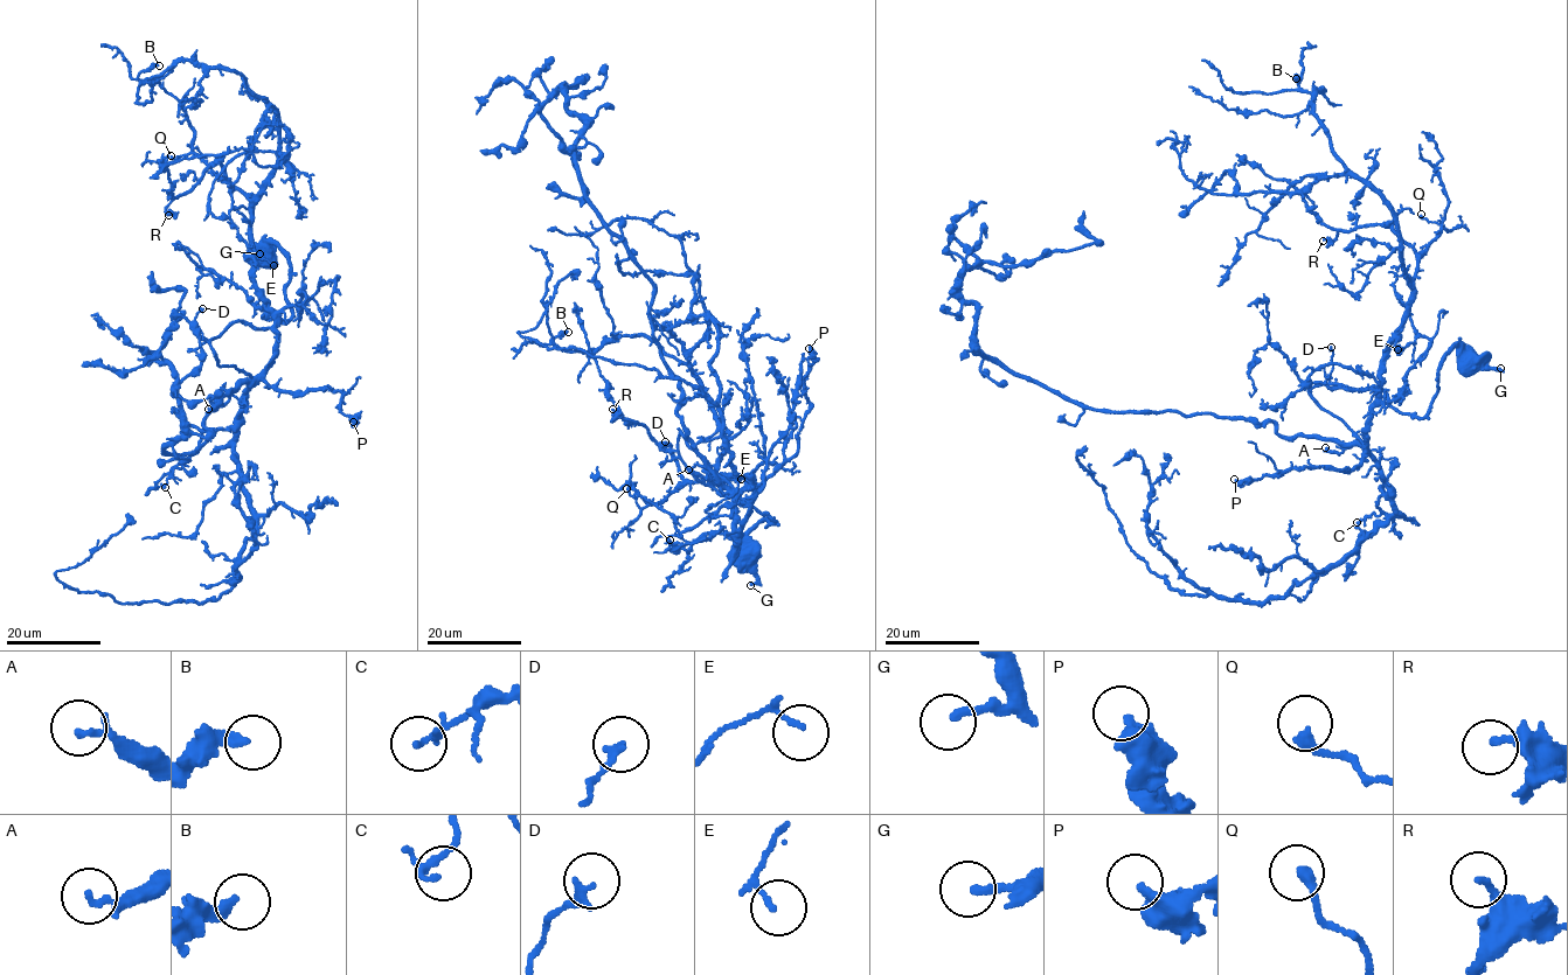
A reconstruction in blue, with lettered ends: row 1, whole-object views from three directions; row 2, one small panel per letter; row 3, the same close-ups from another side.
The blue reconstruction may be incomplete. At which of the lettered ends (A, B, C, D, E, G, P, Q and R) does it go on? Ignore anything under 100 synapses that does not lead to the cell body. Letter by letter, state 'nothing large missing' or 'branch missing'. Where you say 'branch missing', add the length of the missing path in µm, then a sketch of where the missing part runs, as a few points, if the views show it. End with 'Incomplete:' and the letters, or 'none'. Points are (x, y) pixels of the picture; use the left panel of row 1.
A: nothing large missing
B: nothing large missing
C: nothing large missing
D: nothing large missing
E: nothing large missing
G: nothing large missing
P: nothing large missing
Q: nothing large missing
R: nothing large missing
Incomplete: none

